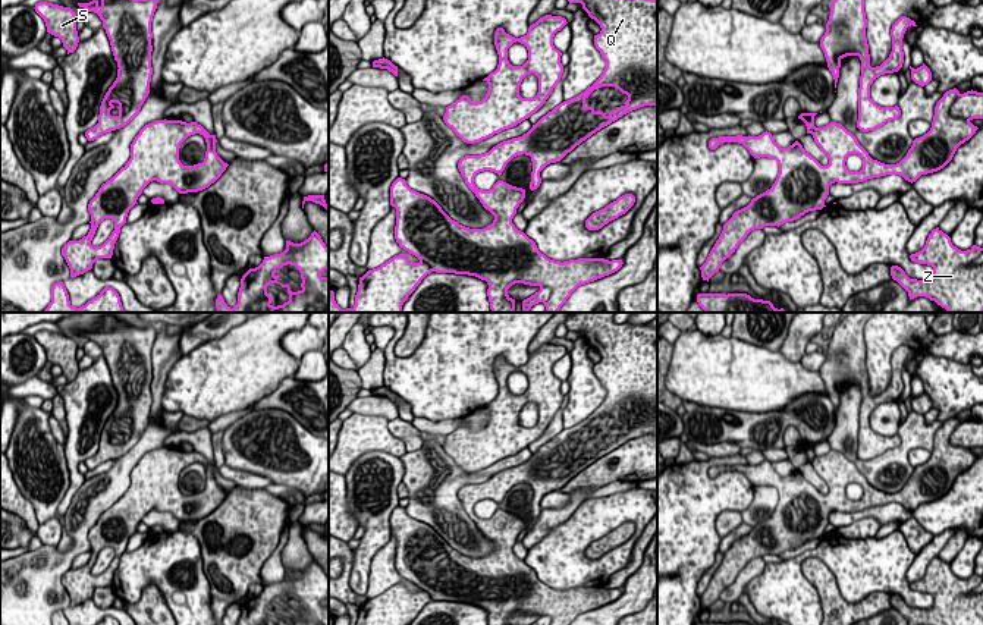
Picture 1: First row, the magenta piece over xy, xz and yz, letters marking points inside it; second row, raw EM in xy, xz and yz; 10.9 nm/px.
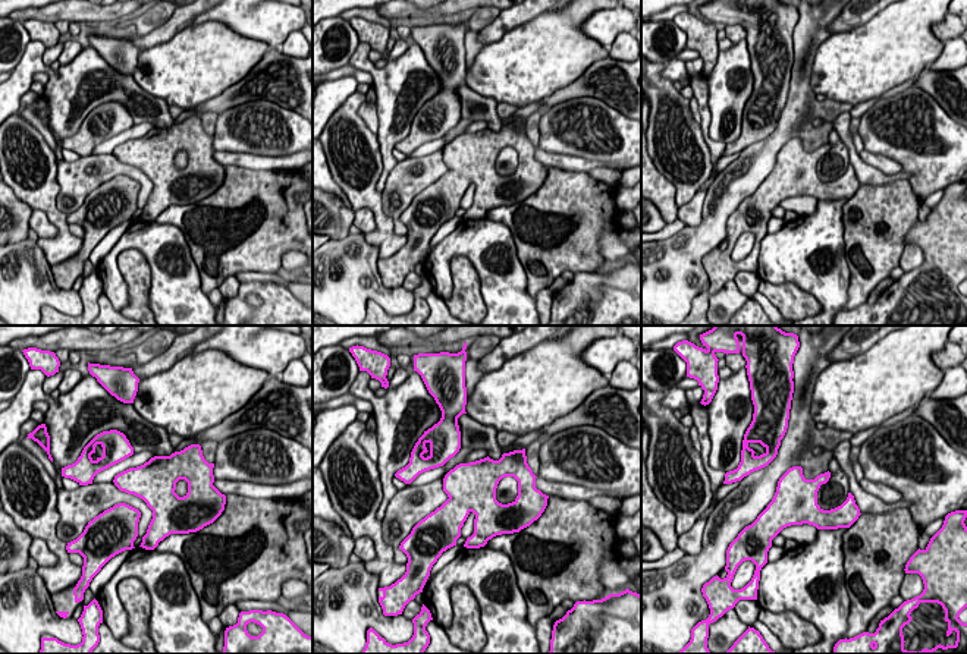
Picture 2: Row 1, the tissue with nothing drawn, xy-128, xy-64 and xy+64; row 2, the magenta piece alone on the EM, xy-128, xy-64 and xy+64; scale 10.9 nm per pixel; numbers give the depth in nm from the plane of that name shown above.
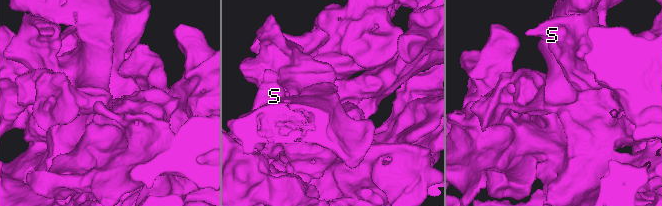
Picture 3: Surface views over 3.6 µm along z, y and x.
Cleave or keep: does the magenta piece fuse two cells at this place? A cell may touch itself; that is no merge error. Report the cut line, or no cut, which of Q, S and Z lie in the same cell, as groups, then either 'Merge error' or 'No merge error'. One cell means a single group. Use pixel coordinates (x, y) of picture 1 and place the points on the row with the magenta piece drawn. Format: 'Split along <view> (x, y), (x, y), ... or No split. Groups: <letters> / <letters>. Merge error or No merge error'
No split. Groups: Q S Z. No merge error

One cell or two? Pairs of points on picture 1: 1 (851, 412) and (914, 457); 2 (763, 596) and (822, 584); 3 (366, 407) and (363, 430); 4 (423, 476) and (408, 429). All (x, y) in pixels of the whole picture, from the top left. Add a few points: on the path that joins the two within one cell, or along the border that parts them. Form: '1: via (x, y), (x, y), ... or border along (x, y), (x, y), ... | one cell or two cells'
1: border along (930, 451), (913, 448), (908, 452), (907, 461) | two cells
2: border along (807, 556), (816, 556), (829, 569), (844, 600) | two cells
3: border along (352, 412), (377, 414), (389, 420) | two cells
4: border along (423, 442), (417, 449), (407, 452) | two cells

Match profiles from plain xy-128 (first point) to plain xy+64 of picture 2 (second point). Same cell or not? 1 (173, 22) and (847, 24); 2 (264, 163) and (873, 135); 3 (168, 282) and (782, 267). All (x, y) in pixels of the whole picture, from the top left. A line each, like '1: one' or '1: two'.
1: one
2: two
3: one

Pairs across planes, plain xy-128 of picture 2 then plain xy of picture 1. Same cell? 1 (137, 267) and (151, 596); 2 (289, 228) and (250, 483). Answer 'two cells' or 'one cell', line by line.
1: one cell
2: two cells

